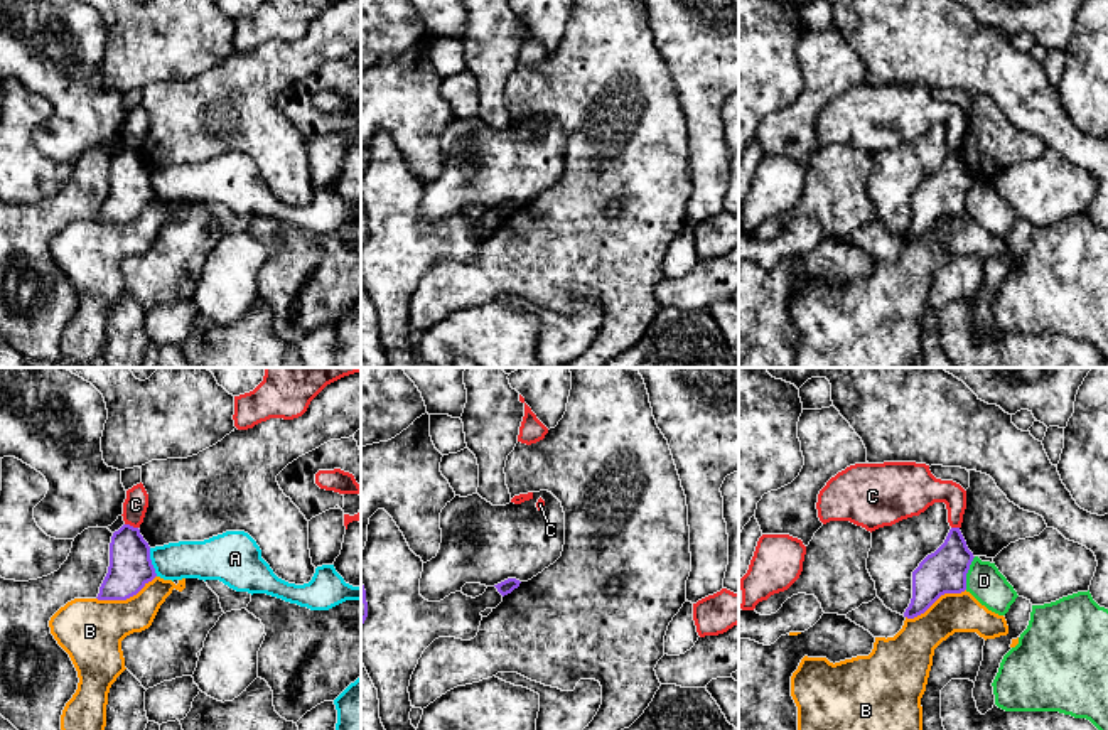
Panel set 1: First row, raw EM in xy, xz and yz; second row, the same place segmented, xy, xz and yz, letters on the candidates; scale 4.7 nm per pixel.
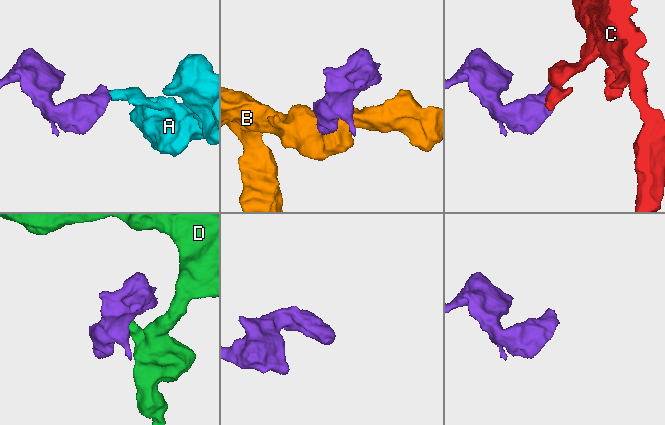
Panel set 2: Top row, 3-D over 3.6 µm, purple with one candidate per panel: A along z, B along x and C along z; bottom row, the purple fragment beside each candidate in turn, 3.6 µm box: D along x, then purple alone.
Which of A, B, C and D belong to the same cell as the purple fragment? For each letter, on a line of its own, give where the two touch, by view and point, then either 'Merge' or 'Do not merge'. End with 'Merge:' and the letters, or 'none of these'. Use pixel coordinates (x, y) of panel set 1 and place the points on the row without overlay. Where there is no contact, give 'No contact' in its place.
A: Touches purple at xy (150, 184). Do not merge
B: Touches purple at xy (125, 221). Do not merge
C: Touches purple at xy (132, 149). Do not merge
D: Touches purple at yz (967, 194). Do not merge
Merge: none of these

